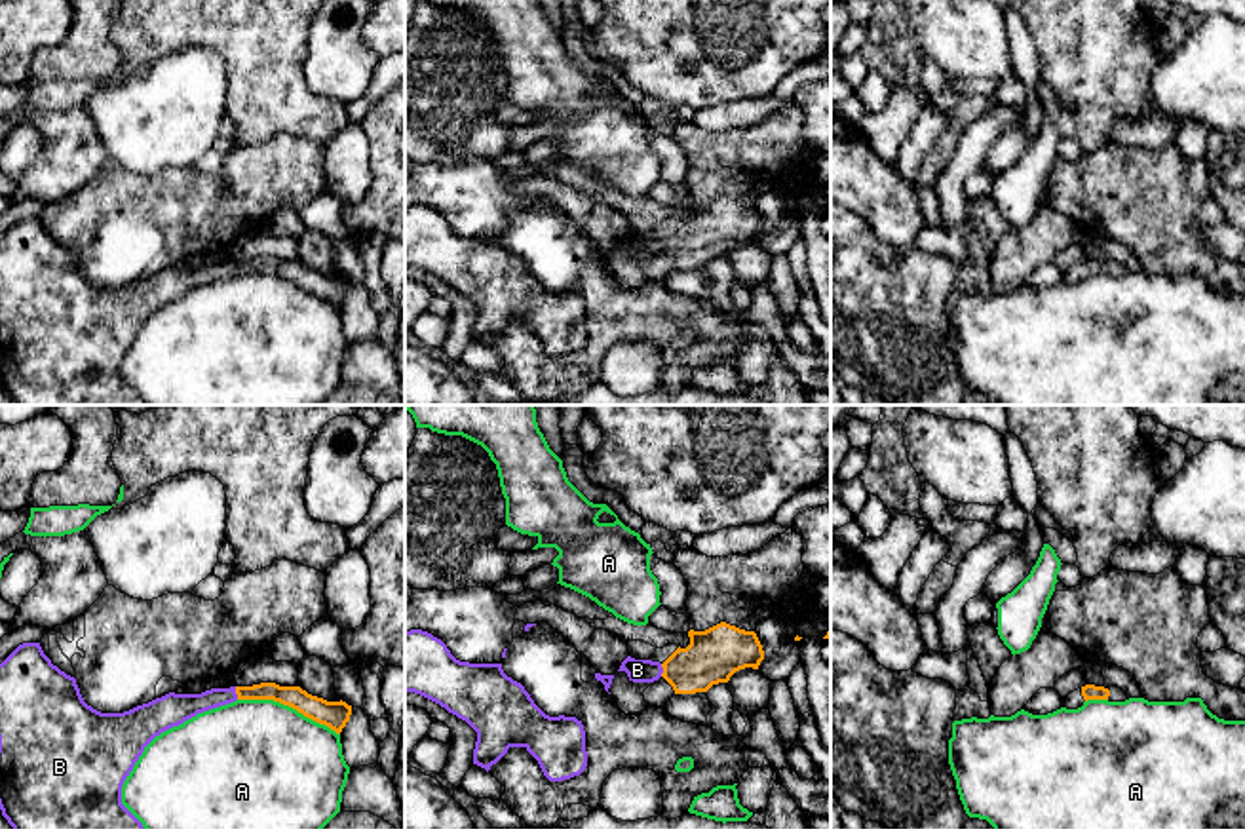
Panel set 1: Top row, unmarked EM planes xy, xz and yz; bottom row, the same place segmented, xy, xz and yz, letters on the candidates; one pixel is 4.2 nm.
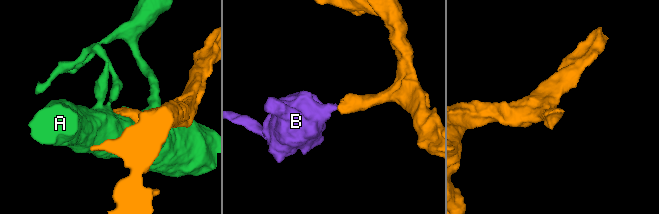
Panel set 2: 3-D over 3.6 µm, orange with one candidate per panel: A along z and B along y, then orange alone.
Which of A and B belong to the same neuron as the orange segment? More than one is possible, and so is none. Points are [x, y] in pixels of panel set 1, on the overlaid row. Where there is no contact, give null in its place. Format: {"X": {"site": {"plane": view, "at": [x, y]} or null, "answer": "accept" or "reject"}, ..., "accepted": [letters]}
{"A": {"site": {"plane": "xy", "at": [289, 706]}, "answer": "reject"}, "B": {"site": {"plane": "xy", "at": [236, 693]}, "answer": "accept"}, "accepted": ["B"]}

